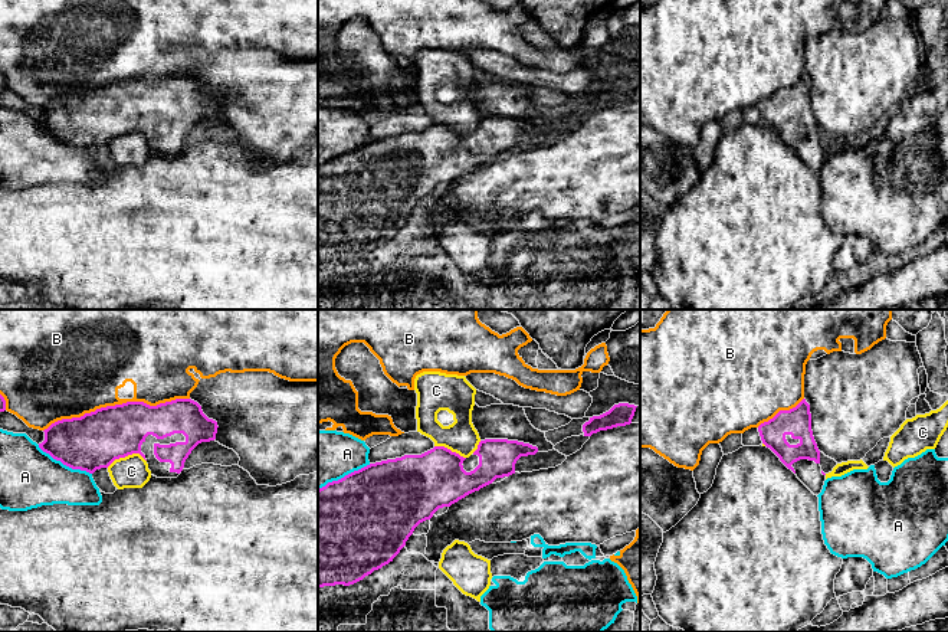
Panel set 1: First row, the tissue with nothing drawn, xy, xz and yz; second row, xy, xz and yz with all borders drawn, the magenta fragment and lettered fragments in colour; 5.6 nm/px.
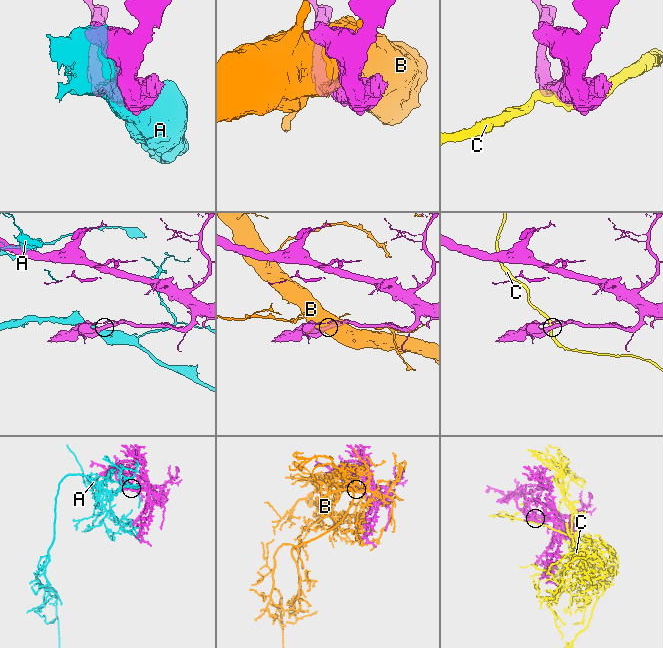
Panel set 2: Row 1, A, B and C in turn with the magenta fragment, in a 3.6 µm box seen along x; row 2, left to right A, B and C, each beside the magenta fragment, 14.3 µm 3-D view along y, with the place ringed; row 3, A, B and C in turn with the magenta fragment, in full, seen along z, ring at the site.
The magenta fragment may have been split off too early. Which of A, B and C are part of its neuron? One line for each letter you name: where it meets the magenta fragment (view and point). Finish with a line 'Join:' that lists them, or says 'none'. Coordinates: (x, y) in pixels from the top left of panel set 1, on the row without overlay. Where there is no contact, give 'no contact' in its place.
Join: none

